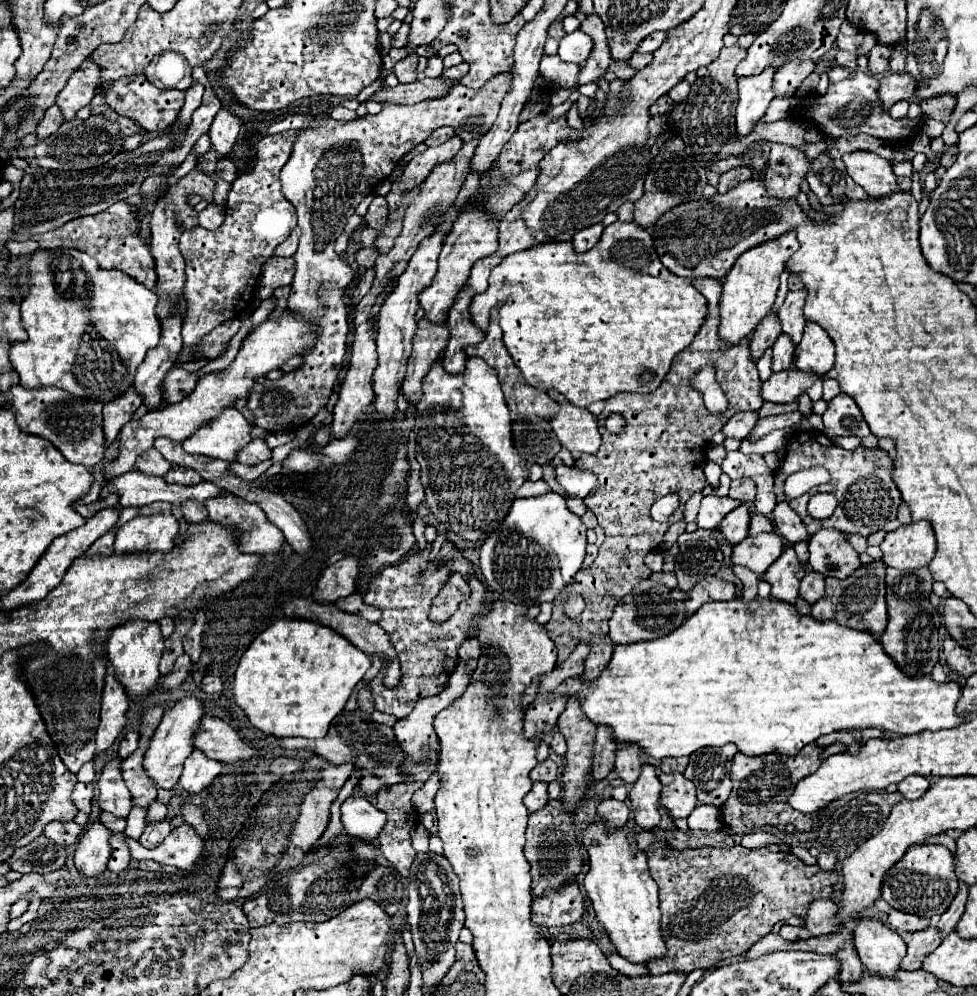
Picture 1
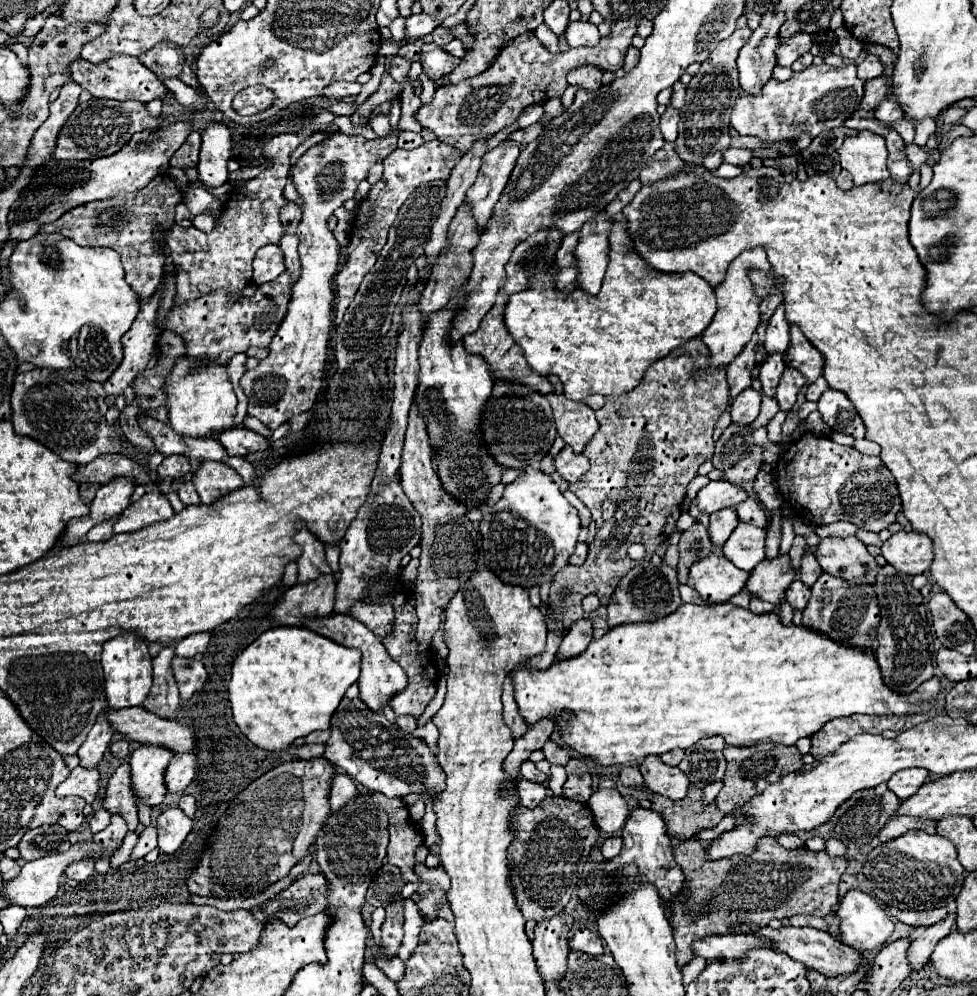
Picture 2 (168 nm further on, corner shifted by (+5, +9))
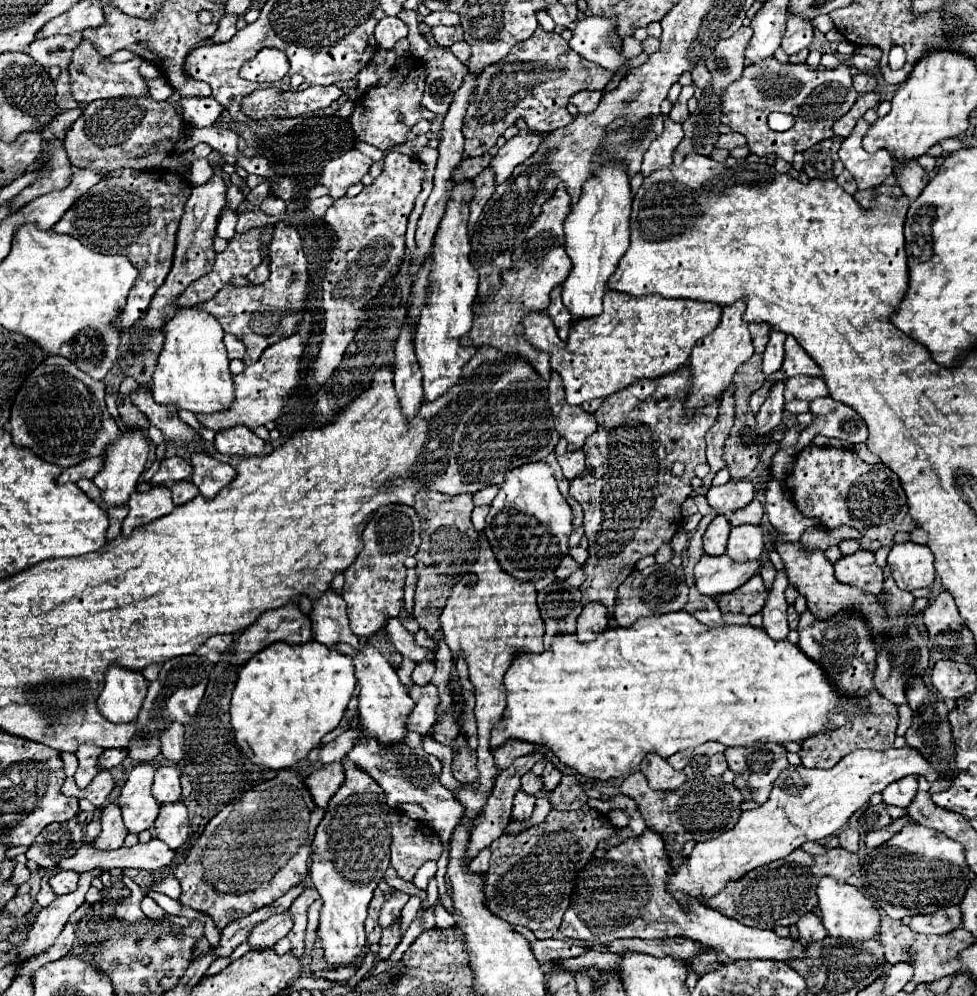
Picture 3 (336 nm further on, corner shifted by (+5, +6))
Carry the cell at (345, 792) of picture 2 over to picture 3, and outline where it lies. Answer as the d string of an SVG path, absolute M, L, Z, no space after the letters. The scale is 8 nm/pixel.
M329 763L317 771L313 771L307 779L305 779L305 785L313 797L313 801L319 805L319 807L327 807L329 799L333 797L333 793L337 791L337 787L341 787L343 783L343 767L341 763Z

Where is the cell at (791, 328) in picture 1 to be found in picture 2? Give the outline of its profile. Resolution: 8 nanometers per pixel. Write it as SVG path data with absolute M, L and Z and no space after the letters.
M779 304L775 314L769 320L769 328L767 328L767 334L765 334L765 344L763 346L765 346L767 354L773 354L773 352L783 354L787 350L789 328L791 328L791 324L785 318L785 304Z

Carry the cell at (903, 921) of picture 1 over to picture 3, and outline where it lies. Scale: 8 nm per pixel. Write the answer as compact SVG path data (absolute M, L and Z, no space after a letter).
M945 907L941 911L935 911L933 915L917 915L911 919L909 925L917 933L933 933L933 935L947 935L961 927L961 907Z

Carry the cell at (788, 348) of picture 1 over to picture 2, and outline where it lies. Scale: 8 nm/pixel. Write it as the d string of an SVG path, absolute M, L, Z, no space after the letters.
M773 352L771 356L765 358L765 362L761 364L761 384L763 384L763 392L767 396L773 396L775 394L775 386L777 386L777 380L781 378L781 372L785 370L785 362L783 362L783 354L779 352Z

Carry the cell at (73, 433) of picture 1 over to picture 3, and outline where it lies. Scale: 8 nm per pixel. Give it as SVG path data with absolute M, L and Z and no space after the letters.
M41 365L25 379L11 407L13 445L31 449L37 457L59 467L73 467L87 457L99 457L121 429L105 407L103 381L91 379L77 365Z

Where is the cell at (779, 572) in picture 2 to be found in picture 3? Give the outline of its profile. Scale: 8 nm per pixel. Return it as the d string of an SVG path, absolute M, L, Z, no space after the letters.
M755 575L745 585L741 585L737 591L715 597L715 603L719 605L721 613L755 615L763 609L765 599L767 599L767 589L763 587L763 579L761 575Z

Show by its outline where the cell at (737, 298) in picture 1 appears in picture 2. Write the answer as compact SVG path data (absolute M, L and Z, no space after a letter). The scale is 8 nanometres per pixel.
M751 248L741 252L727 270L725 280L715 288L717 294L717 314L713 318L713 322L705 328L705 332L701 334L701 340L707 344L709 352L711 352L711 364L713 366L727 366L733 362L733 358L743 350L743 346L751 340L751 334L757 330L759 320L761 320L761 312L759 312L759 304L761 298L755 294L753 282L749 278L749 272L757 270L765 276L773 274L773 268L767 260L765 248Z

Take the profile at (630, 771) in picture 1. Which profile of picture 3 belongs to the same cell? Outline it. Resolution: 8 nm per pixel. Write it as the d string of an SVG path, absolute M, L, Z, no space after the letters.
M635 771L623 781L621 793L637 803L647 827L663 837L667 853L679 853L687 841L709 841L723 831L733 829L741 815L739 805L743 803L741 791L733 783L723 783L721 777L697 777L695 781L685 781L673 791L655 791L647 785L645 775L641 771Z

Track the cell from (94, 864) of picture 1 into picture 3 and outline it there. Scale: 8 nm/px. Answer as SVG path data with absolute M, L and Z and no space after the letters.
M65 873L65 875L53 875L49 879L49 885L53 889L55 895L65 895L65 893L71 893L77 889L77 879L79 879L79 873Z

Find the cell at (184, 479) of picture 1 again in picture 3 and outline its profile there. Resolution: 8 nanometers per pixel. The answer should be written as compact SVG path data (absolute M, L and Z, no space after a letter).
M167 457L161 461L159 471L151 477L153 485L163 485L163 483L175 483L175 481L185 481L191 477L191 465L181 459L181 457Z

